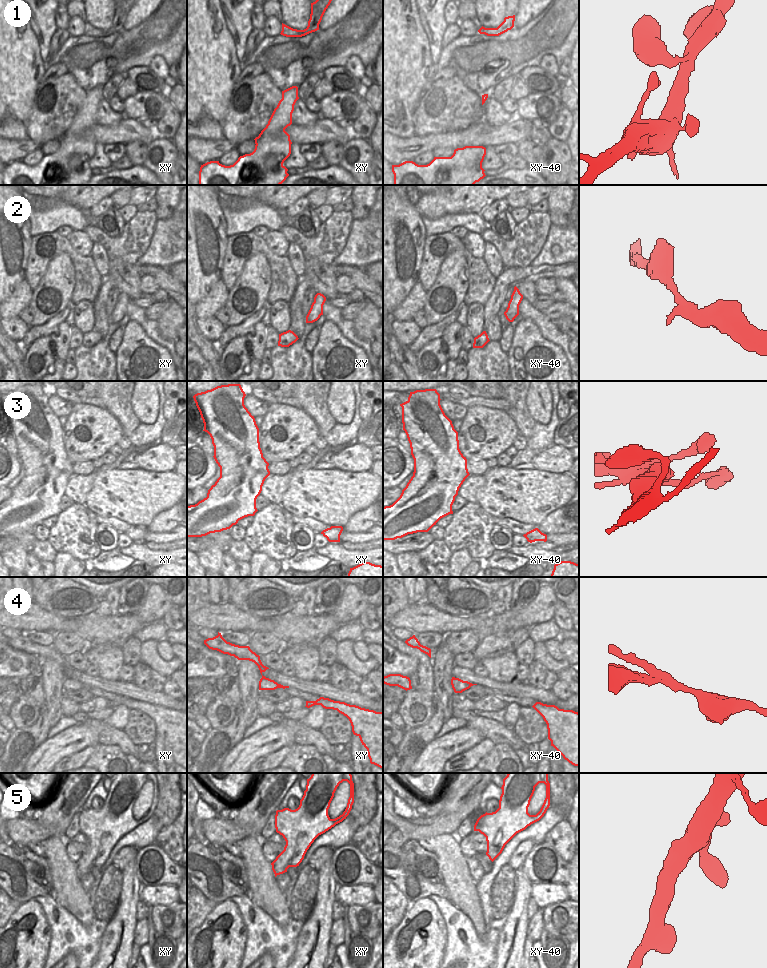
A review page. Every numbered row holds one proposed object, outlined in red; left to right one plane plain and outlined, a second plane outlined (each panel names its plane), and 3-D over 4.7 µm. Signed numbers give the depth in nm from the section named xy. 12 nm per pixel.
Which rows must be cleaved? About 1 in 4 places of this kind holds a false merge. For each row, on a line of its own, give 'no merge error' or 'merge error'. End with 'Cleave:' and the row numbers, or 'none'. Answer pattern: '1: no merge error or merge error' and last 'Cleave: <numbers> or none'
1: no merge error
2: no merge error
3: no merge error
4: merge error
5: no merge error
Cleave: 4

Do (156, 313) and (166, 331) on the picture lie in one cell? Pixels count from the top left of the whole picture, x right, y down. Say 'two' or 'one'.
two

